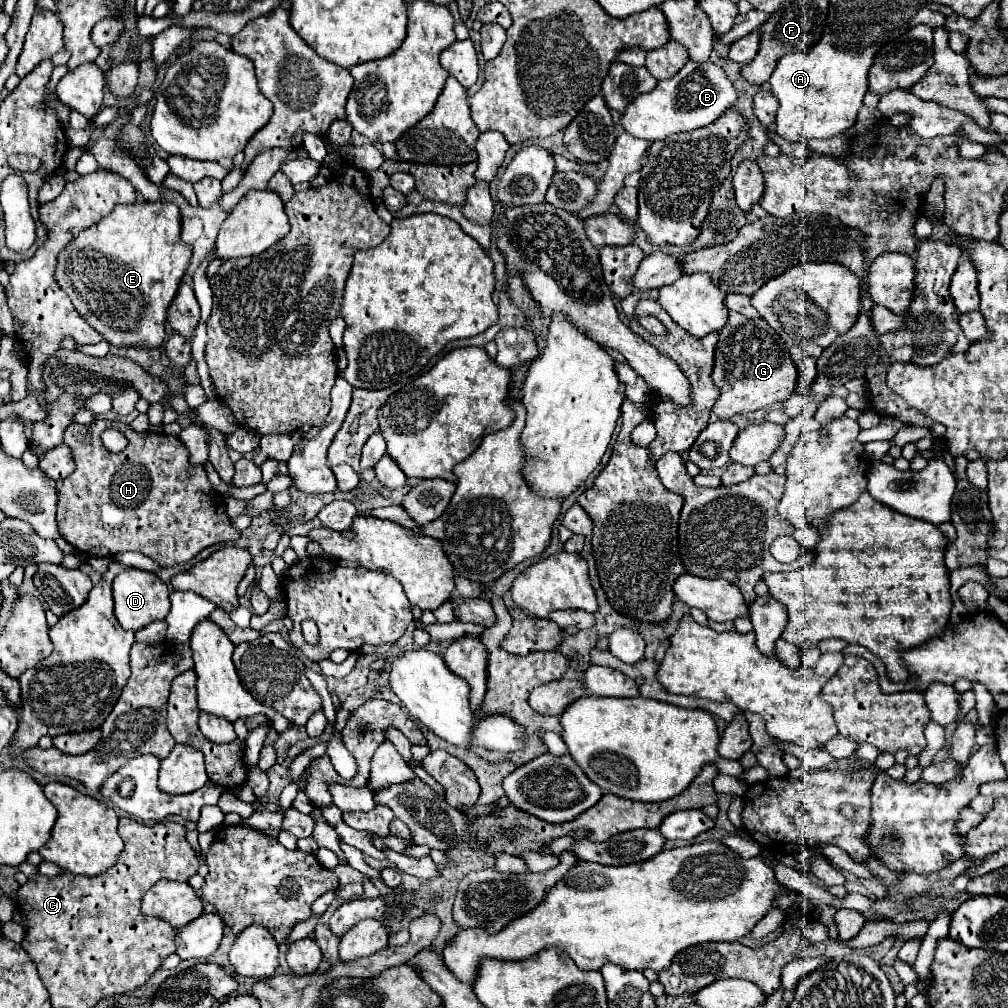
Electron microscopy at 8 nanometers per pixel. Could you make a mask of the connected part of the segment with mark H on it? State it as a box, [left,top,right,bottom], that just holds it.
[56,421,240,567]

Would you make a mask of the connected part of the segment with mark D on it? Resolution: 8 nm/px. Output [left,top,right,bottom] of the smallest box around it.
[112,569,170,631]

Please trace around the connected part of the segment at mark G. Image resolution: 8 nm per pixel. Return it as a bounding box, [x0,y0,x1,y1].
[712,313,798,419]

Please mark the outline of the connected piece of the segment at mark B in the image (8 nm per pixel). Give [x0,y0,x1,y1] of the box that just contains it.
[620,61,736,141]

